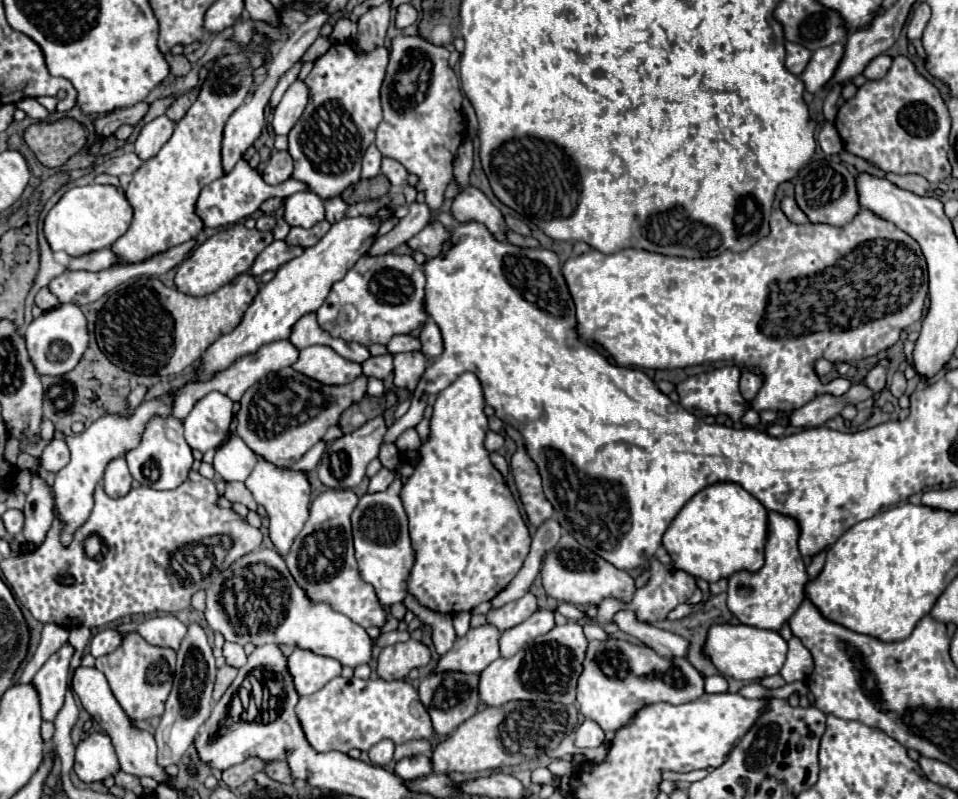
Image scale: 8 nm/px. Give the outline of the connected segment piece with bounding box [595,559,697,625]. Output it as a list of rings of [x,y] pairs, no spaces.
[[[653,559],[649,567],[651,567],[651,577],[649,577],[647,585],[643,585],[641,589],[637,589],[637,591],[633,593],[631,603],[623,603],[623,601],[619,601],[619,599],[611,599],[611,597],[609,597],[609,599],[603,599],[603,601],[597,605],[597,617],[595,617],[595,619],[597,619],[599,623],[611,621],[611,619],[617,615],[617,611],[631,611],[631,613],[635,613],[635,617],[637,617],[639,621],[655,625],[655,623],[659,623],[659,621],[665,621],[667,615],[669,615],[669,611],[673,611],[677,605],[689,601],[691,595],[695,593],[695,589],[697,589],[695,577],[689,575],[687,571],[683,571],[683,569],[677,569],[673,563],[671,563],[671,567],[667,567],[667,565],[663,565],[661,561]]]

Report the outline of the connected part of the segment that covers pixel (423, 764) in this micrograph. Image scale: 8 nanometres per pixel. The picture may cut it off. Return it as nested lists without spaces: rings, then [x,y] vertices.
[[[415,755],[415,757],[405,757],[395,763],[395,775],[403,777],[405,781],[419,781],[427,775],[431,775],[431,759],[425,755]]]

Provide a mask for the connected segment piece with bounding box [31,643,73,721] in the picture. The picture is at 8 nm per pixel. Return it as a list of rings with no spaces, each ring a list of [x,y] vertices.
[[[65,643],[57,653],[53,653],[47,659],[47,663],[35,673],[31,681],[31,685],[39,695],[43,721],[53,721],[57,711],[63,707],[71,657],[73,657],[73,647]]]

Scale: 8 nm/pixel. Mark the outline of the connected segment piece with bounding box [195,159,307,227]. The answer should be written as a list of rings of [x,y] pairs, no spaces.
[[[241,159],[229,173],[225,173],[217,181],[209,183],[207,187],[203,187],[203,191],[197,199],[195,213],[201,217],[205,227],[223,227],[223,225],[231,225],[231,223],[239,223],[239,221],[247,219],[269,197],[285,199],[297,191],[307,191],[307,185],[299,183],[297,179],[287,179],[279,185],[267,185],[263,181],[263,177],[257,173],[257,169],[253,169],[245,159]]]

